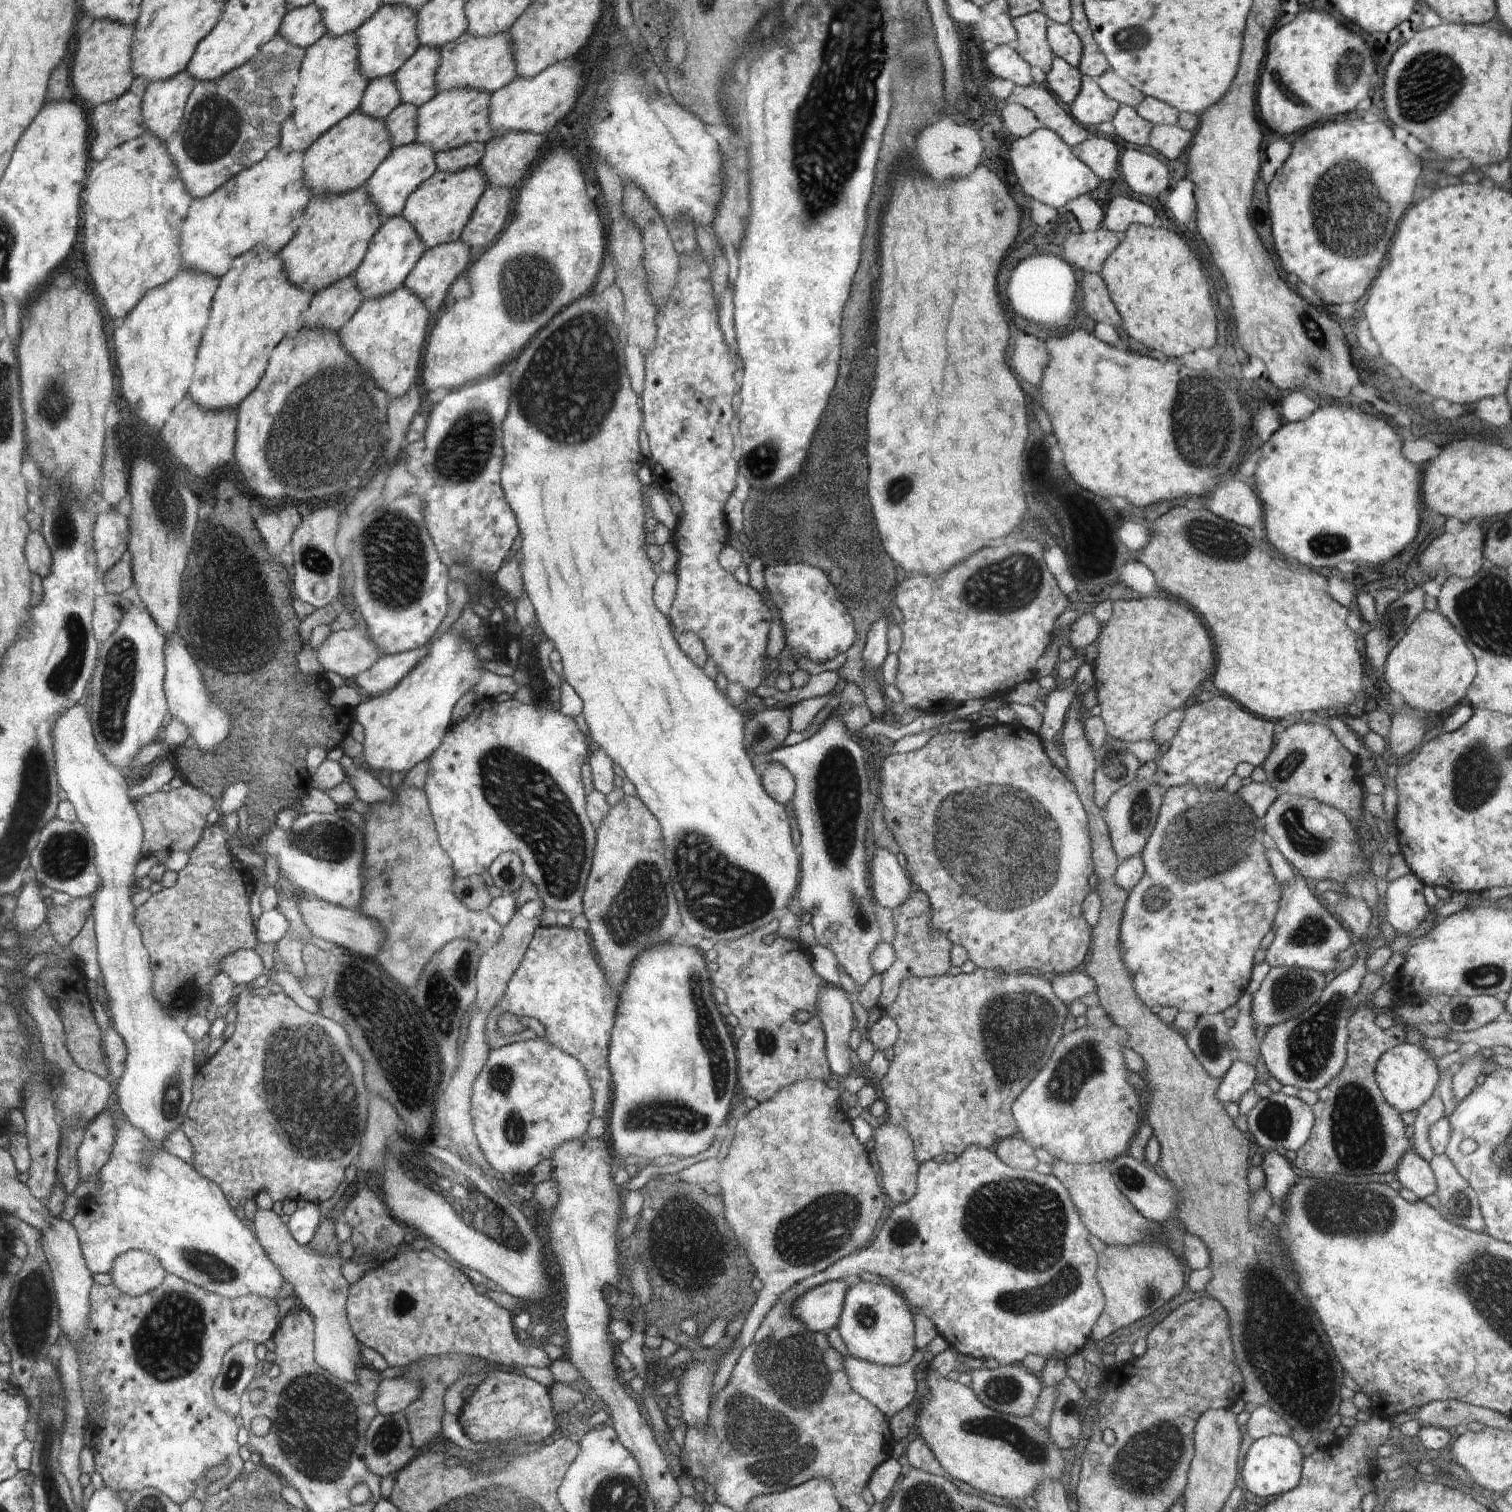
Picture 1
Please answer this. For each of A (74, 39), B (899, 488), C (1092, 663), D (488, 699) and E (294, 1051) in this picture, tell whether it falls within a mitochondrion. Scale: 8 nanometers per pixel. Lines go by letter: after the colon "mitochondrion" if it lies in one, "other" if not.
A: other
B: mitochondrion
C: other
D: other
E: mitochondrion

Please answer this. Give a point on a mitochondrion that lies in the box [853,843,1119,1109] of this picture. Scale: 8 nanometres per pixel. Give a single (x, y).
(1016, 1026)

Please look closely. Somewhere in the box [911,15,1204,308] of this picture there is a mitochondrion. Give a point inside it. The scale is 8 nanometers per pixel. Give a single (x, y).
(1135, 39)

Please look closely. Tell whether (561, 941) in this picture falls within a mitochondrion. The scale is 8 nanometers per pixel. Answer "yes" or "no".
no

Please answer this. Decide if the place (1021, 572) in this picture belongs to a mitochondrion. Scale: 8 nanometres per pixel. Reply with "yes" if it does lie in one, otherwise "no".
yes

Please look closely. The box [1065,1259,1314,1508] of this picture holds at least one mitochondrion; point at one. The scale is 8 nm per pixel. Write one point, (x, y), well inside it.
(1142, 1468)

